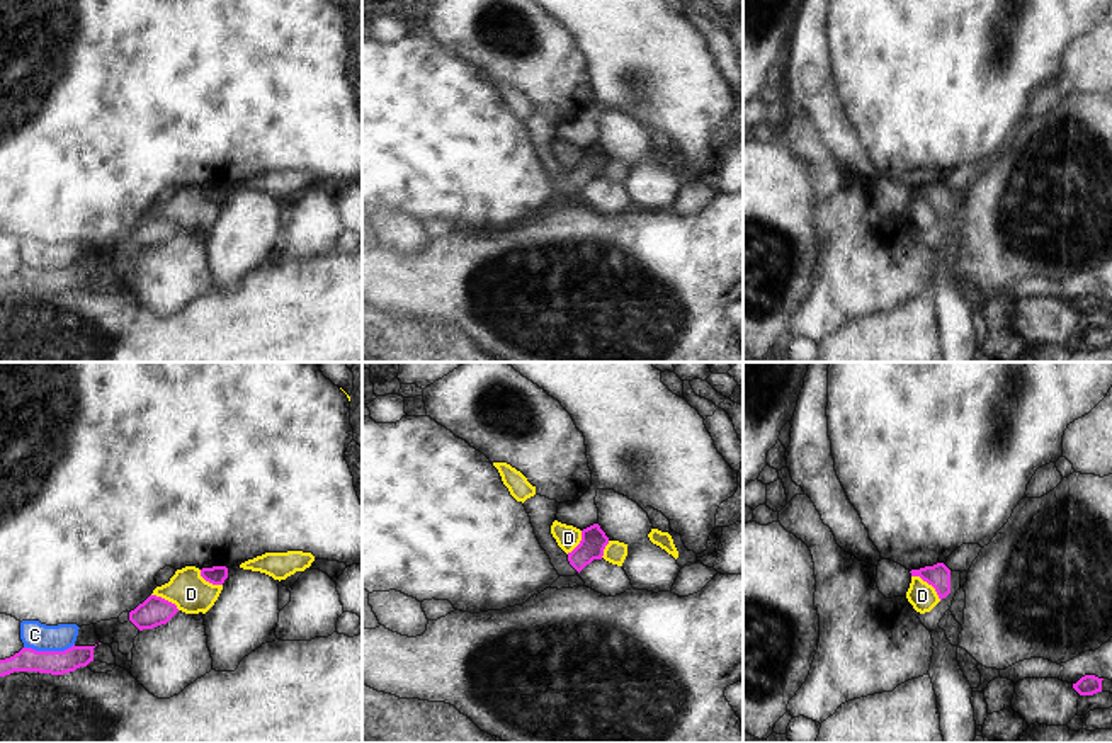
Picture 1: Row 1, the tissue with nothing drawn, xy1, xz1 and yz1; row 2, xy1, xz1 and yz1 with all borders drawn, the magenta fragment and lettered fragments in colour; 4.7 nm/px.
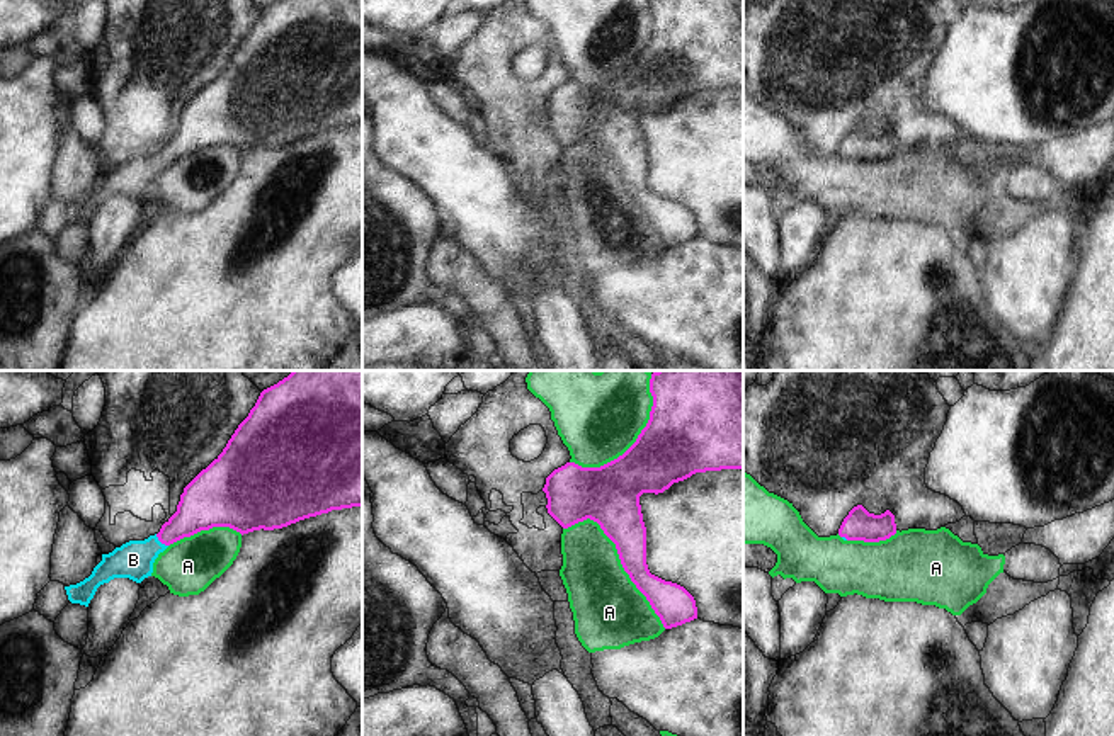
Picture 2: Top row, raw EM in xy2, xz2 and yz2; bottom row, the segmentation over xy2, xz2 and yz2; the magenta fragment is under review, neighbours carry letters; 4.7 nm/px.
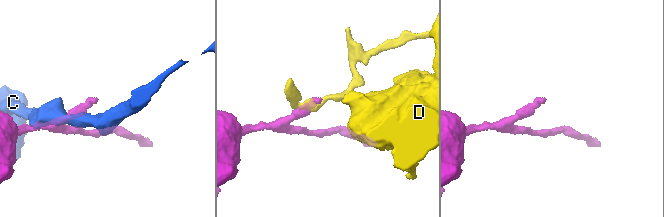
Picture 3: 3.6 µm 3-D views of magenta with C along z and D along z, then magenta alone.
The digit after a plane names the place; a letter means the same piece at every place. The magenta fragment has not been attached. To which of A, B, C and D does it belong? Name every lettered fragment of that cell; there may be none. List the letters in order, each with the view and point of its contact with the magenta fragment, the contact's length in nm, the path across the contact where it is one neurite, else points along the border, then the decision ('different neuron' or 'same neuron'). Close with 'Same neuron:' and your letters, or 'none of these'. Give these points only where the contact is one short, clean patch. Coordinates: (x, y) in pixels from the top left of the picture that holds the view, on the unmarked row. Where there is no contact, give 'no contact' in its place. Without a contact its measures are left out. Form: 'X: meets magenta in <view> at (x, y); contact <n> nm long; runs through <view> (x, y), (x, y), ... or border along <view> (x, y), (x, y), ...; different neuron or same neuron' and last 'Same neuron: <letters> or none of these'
A: meets magenta in xz2 at (619, 177); contact 700 nm long; different neuron
B: meets magenta in xy2 at (160, 160); contact 90 nm long; runs through xy2 (201, 126), (160, 160), (133, 179); same neuron
C: meets magenta in xy1 at (48, 271); contact 240 nm long; border along xy1 (73, 262), (63, 269), (24, 267); different neuron
D: meets magenta in yz1 at (929, 203); contact 180 nm long; border along yz1 (912, 194), (925, 199), (941, 218); different neuron
Same neuron: B

